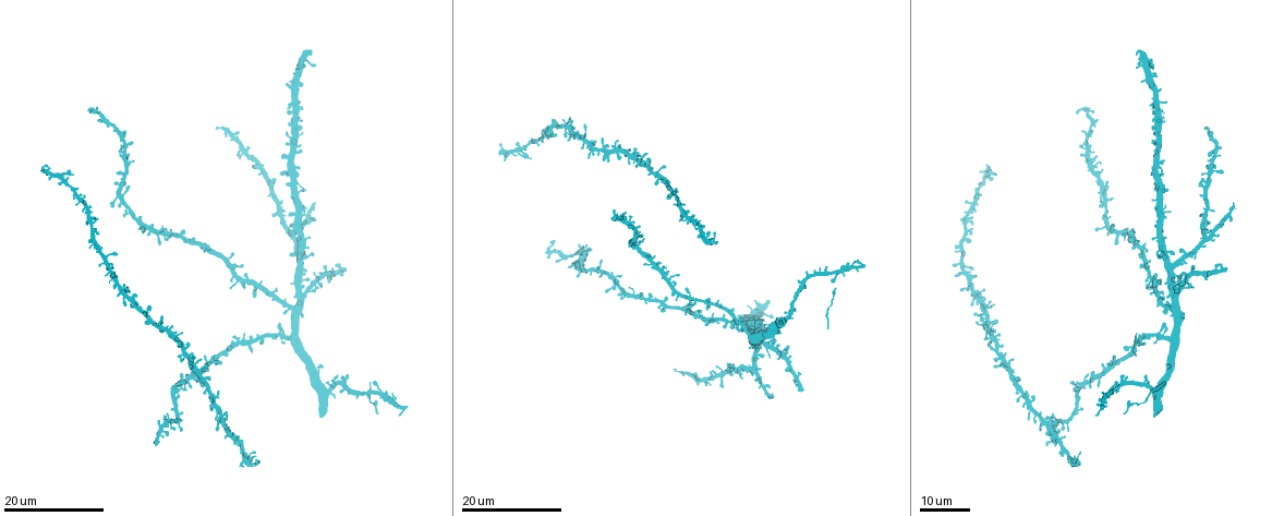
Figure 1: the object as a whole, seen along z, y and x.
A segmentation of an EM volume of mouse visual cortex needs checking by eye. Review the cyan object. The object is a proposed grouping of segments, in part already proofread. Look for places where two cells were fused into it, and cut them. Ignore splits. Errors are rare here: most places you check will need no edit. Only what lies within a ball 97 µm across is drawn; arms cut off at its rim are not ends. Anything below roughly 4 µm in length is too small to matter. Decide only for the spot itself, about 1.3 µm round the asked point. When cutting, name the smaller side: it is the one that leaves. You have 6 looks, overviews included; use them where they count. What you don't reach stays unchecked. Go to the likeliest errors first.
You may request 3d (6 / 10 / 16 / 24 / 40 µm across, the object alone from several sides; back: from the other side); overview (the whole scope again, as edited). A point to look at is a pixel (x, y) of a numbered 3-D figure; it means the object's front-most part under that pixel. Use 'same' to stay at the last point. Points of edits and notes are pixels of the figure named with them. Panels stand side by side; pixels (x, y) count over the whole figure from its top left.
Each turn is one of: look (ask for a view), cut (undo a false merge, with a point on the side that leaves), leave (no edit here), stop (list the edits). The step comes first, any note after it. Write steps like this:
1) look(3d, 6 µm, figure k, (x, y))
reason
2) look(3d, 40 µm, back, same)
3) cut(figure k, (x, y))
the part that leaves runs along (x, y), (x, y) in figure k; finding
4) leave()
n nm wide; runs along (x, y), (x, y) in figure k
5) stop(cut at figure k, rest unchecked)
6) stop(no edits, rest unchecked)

look(3d, 16 µm, figure 1, (664, 278))
arms part here

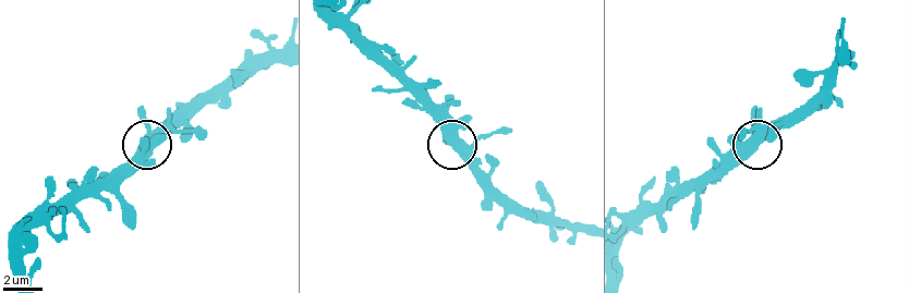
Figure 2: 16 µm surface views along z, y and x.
look(3d, 10 µm, figure 2, (453, 145))

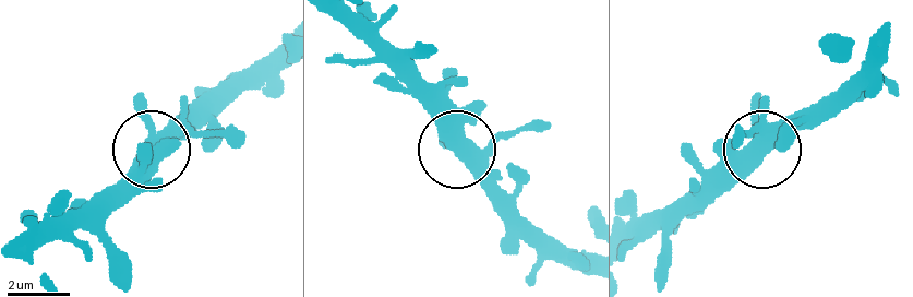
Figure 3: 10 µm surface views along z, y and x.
look(3d, 10 µm, back, figure 3, (456, 153))

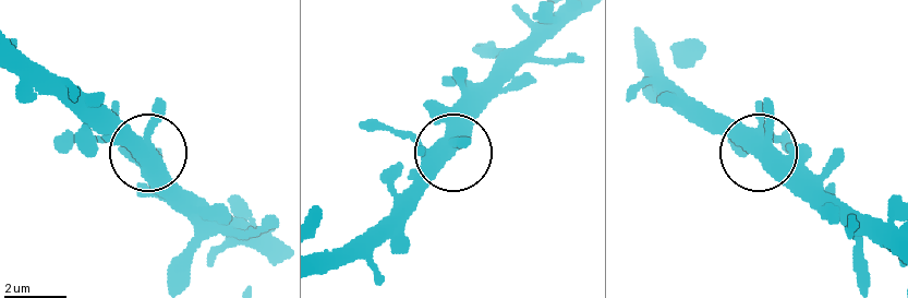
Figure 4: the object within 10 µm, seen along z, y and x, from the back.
leave()
3 arms; runs along (448, 135), (448, 157), (396, 209) in figure 4; one cell here

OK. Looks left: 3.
look(3d, 24 µm, figure 1, (303, 291))

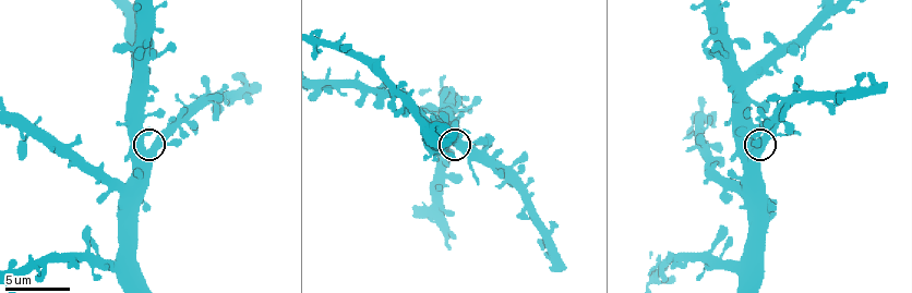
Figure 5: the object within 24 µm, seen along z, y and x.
look(3d, 10 µm, figure 5, (147, 150))

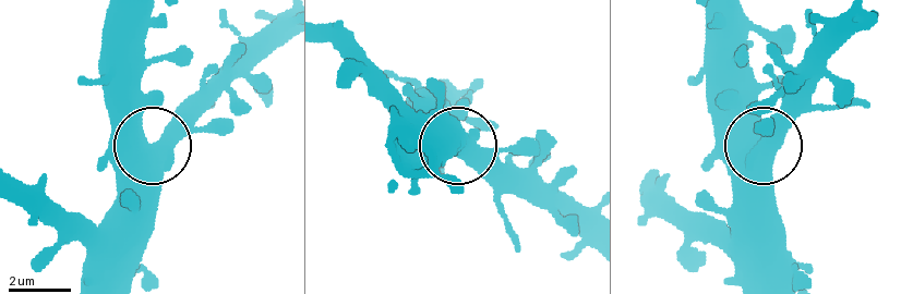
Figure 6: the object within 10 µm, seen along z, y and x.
leave()
580 nm wide; one cell here

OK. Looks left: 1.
look(3d, 6 µm, figure 5, (436, 218))

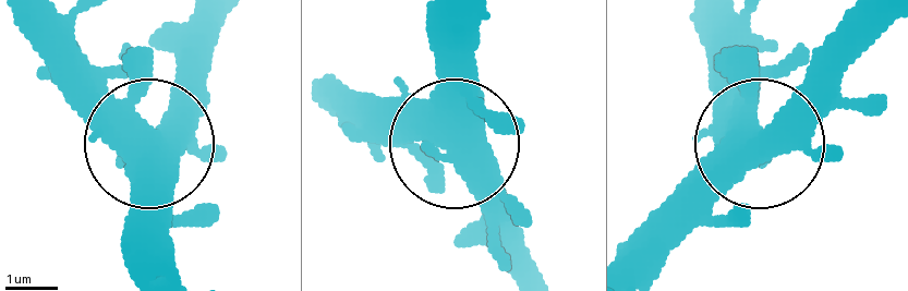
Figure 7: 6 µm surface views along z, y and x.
leave()
runs along (160, 267), (156, 124), (208, 63) in figure 7; continuous, no second cell

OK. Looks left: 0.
stop(no edits, rest unchecked)

